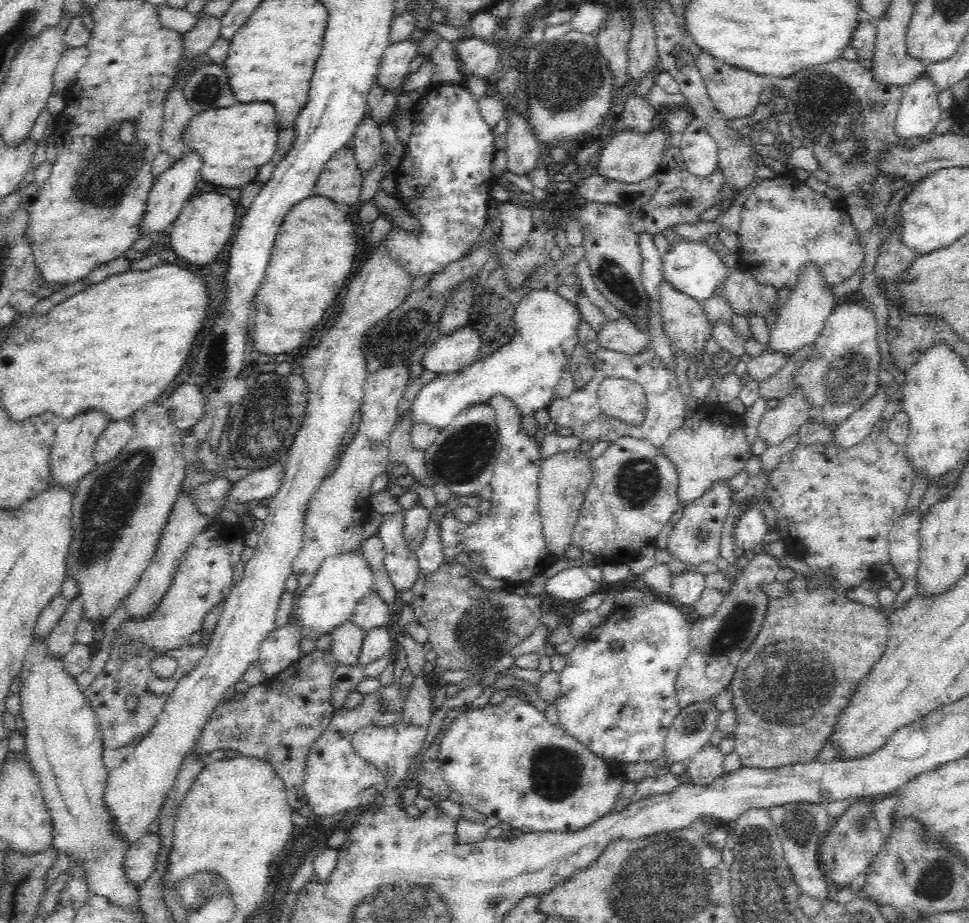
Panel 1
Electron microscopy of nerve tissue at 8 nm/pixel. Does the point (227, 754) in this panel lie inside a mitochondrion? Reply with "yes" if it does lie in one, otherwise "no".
no

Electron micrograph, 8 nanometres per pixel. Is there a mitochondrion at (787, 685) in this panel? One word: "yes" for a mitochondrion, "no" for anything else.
yes

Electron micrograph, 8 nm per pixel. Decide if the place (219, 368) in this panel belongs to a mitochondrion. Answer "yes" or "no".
yes

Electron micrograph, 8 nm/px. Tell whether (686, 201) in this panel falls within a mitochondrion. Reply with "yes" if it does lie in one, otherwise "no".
yes

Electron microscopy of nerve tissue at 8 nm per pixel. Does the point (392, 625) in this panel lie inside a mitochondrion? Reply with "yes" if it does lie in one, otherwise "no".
no

